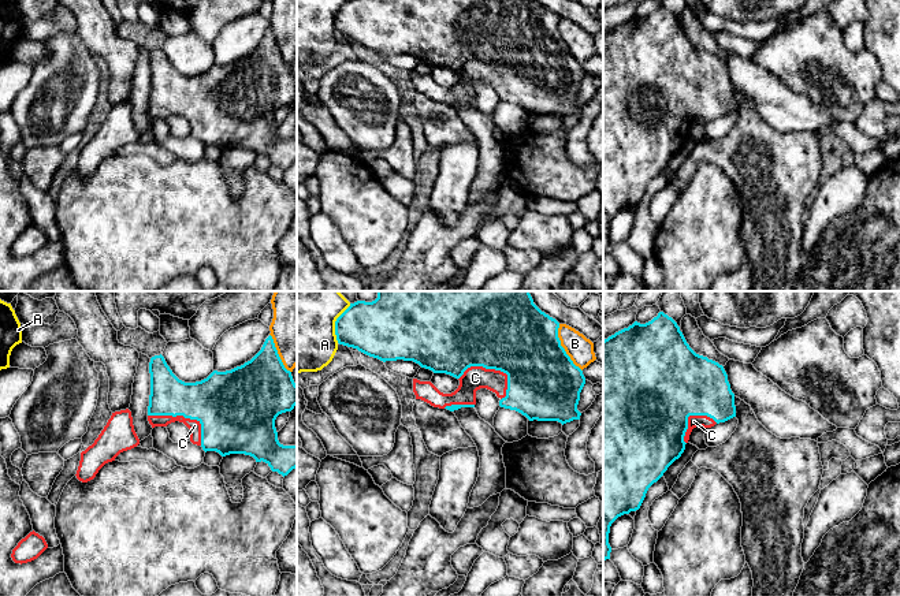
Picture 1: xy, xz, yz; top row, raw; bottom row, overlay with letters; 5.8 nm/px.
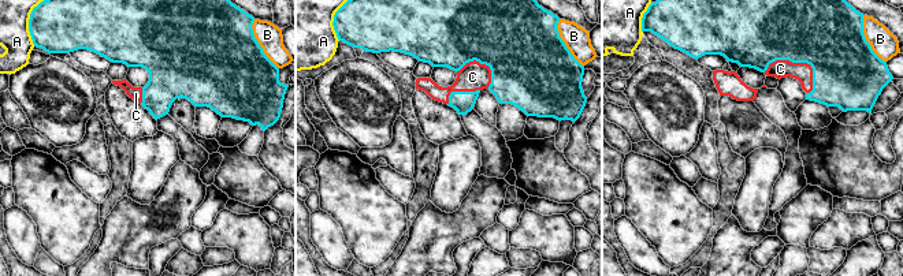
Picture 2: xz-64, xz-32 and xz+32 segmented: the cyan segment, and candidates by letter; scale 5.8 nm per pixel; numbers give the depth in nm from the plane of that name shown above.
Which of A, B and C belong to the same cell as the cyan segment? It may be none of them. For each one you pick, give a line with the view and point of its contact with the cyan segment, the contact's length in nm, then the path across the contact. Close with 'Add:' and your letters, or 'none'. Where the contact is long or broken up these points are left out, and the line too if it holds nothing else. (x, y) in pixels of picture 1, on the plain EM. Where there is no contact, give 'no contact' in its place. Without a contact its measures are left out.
C: contact xz (493, 62); length 300 nm
Add: C

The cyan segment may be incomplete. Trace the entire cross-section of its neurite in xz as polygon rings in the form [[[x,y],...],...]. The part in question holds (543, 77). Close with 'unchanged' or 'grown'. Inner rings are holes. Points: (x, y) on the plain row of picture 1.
[[[349,0],[335,15],[339,38],[386,55],[413,55],[434,67],[460,74],[451,87],[440,86],[431,75],[413,72],[416,93],[450,105],[475,101],[476,85],[487,82],[501,93],[499,100],[516,104],[529,115],[558,115],[562,119],[580,113],[580,86],[585,78],[583,64],[573,57],[558,31],[559,16],[538,0]]] | grown

